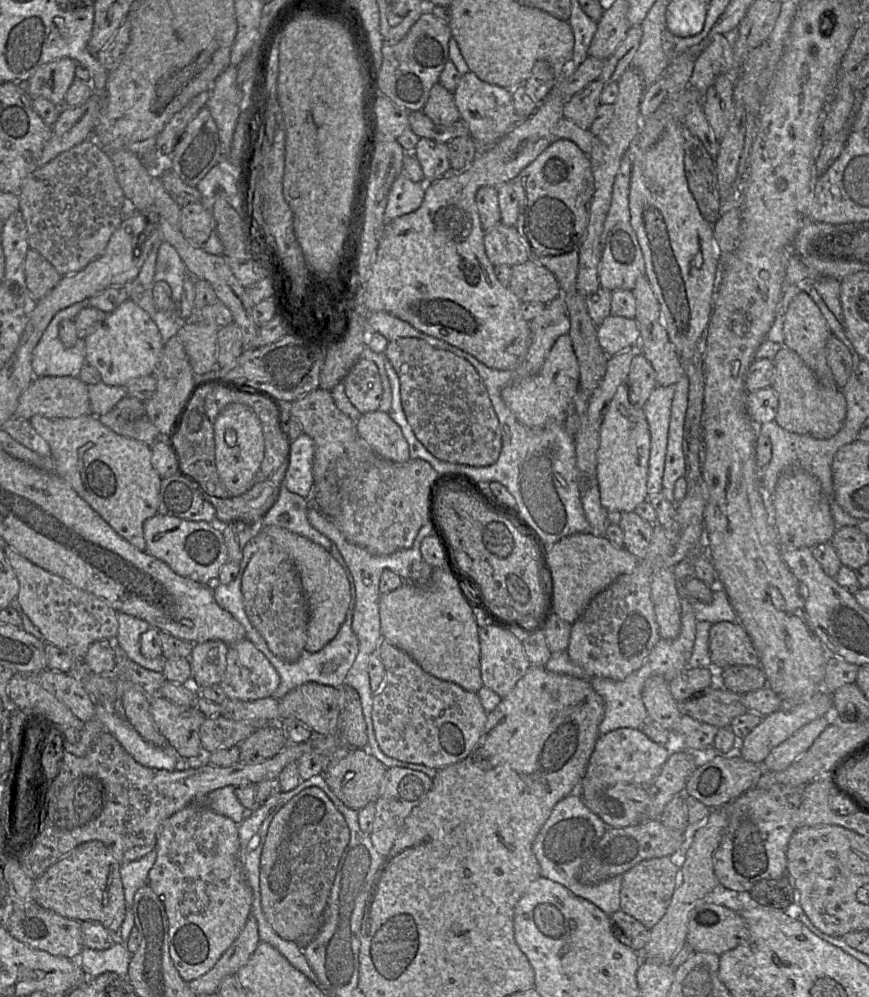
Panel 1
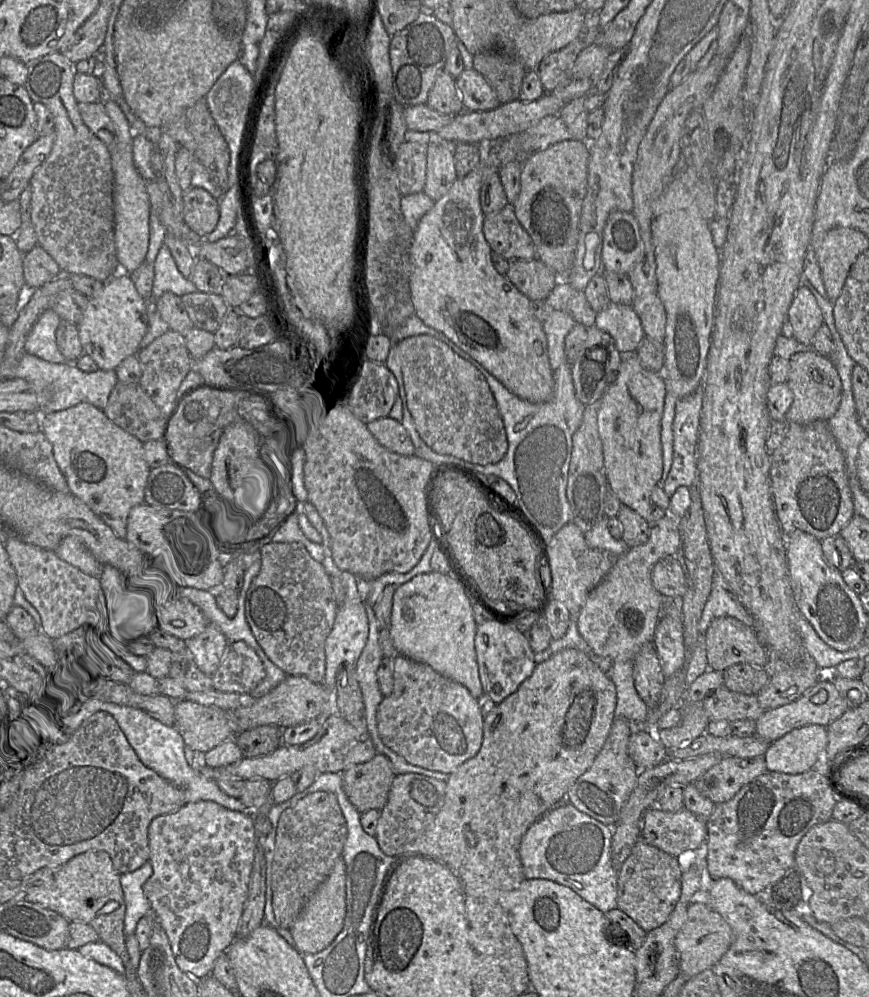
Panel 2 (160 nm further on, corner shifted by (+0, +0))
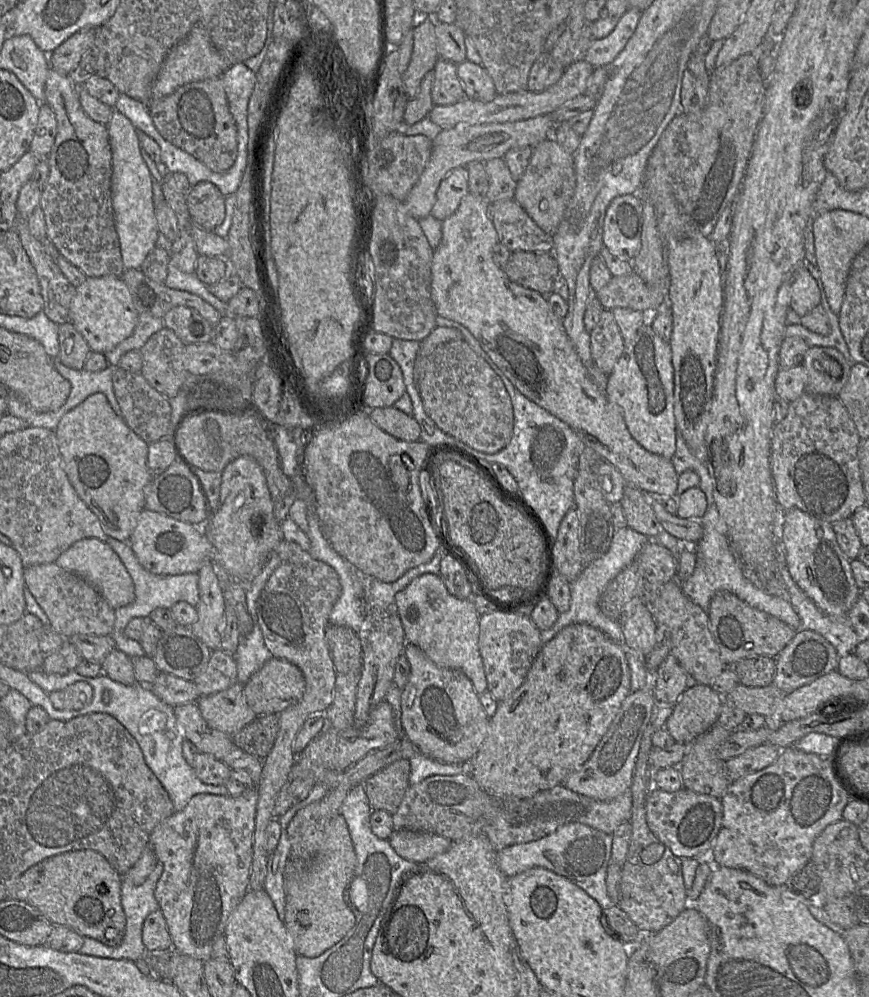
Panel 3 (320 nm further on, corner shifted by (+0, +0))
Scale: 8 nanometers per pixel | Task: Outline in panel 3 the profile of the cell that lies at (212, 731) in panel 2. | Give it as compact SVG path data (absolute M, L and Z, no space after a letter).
M236 682L223 691L198 699L196 704L209 727L232 737L256 719L243 690L244 685Z

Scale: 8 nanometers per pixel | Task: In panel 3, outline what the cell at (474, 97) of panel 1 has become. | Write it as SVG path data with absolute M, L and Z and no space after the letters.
M466 59L457 65L457 75L465 97L481 102L490 102L495 98L497 92L494 82L482 65Z

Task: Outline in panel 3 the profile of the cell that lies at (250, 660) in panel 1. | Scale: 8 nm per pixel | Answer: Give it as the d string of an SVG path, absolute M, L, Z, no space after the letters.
M221 649L211 651L205 670L193 680L201 696L223 691L237 682L237 665L234 655Z

